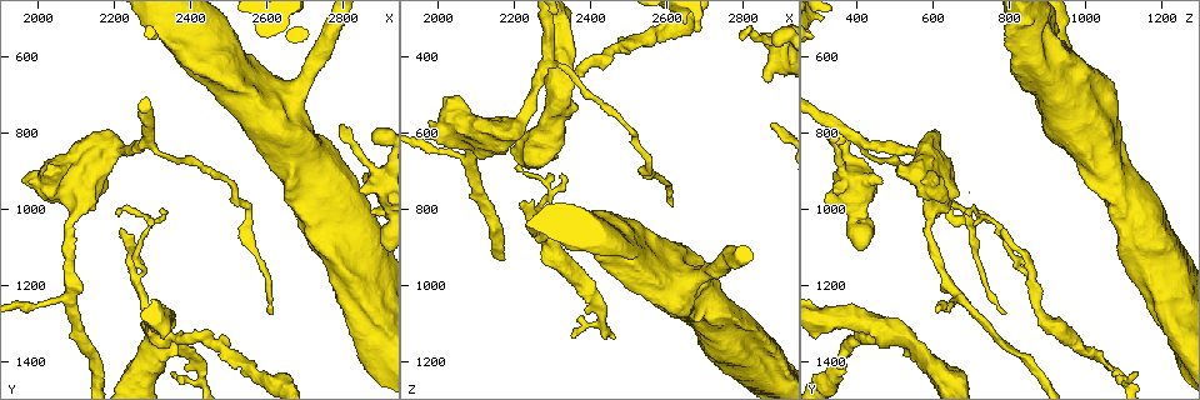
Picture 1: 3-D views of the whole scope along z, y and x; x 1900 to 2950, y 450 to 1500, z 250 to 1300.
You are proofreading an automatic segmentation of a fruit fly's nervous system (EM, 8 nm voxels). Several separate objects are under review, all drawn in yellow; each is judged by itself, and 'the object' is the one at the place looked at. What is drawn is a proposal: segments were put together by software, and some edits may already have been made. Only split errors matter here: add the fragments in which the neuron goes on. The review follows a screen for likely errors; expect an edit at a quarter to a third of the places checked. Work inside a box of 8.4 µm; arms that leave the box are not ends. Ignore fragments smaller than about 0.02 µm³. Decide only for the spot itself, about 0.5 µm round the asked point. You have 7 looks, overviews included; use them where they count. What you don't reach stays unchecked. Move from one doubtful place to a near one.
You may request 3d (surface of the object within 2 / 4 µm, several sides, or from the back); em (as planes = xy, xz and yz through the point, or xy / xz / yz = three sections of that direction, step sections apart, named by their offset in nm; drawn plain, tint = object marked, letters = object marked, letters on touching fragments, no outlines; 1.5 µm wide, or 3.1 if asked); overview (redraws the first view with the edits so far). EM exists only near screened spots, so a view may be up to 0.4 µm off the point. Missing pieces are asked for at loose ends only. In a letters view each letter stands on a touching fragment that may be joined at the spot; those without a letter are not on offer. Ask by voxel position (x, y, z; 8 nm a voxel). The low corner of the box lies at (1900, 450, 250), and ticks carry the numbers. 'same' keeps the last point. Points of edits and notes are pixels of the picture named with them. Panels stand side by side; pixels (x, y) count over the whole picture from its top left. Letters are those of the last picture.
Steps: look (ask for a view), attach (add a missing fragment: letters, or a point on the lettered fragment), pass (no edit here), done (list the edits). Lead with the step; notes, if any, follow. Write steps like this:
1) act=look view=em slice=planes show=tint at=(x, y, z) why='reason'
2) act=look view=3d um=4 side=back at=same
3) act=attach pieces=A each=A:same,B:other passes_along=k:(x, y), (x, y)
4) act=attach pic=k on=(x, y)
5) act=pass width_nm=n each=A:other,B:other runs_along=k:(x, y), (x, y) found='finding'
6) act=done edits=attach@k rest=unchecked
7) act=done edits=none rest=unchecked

act=look view=em slice=planes show=plain at=(2870, 930, 465) why='stops while still wide'

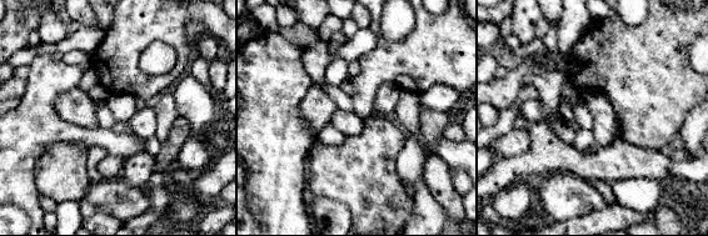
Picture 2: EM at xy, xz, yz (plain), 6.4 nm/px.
act=look view=em slice=planes show=letters at=same why='what lies round it'

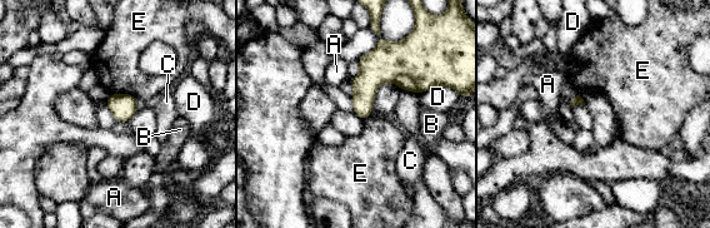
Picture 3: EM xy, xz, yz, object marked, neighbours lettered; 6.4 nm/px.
act=pass each=A:other,B:other,C:other,D:other,E:other border=3:(110, 93), (129, 93), (135, 98) found='no lettered fragment goes on from it'

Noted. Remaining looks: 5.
act=look view=em slice=planes show=letters at=(2325, 1005, 710) why='free end'

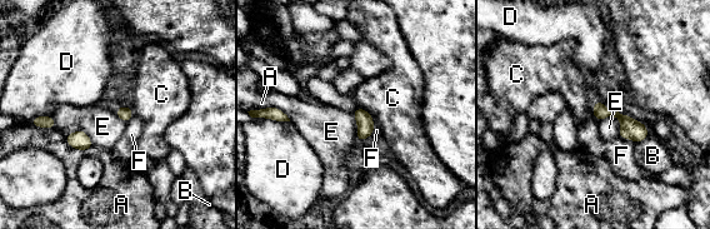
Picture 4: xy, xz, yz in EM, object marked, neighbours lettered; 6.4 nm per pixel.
act=pass width_nm=90 each=A:other,B:other,C:other,D:other,E:other,F:other runs_along=4:(596, 106), (644, 134) found='none of them fits'

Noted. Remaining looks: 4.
act=look view=3d um=2 at=(2025, 885, 515) why='an open end'

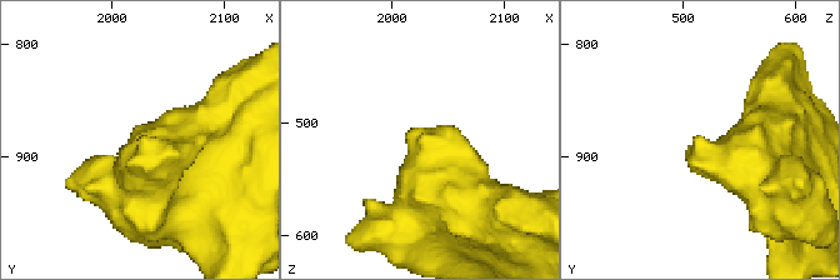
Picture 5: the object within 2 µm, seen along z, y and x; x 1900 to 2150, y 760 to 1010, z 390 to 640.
act=look view=em slice=planes show=letters at=(2024, 886, 516)

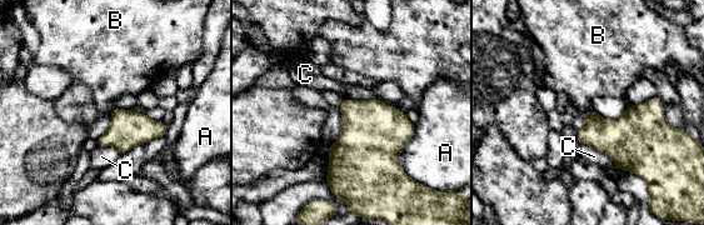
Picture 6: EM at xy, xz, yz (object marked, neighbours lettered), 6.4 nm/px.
act=pass each=A:other,B:other,C:other border=6:(590, 109), (583, 113) found='none of them fits'

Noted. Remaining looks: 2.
act=done edits=none rest=unchecked

